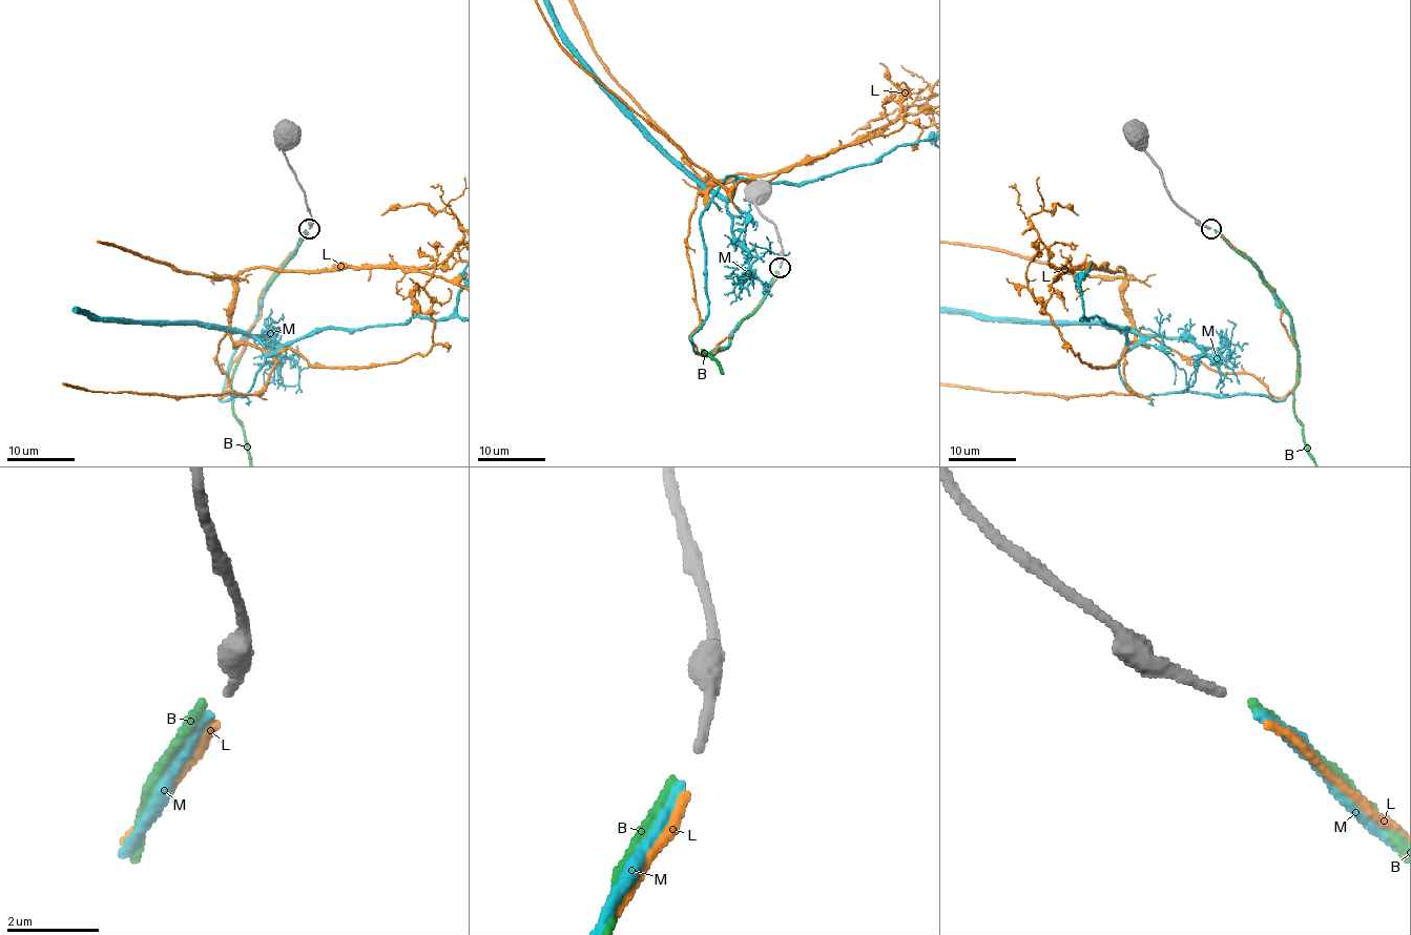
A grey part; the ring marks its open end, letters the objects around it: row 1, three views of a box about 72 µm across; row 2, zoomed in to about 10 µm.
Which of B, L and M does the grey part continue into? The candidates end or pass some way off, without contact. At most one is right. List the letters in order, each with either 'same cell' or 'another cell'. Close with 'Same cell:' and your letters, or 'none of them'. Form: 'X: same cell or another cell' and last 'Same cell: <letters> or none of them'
B: another cell
L: another cell
M: same cell
Same cell: M

